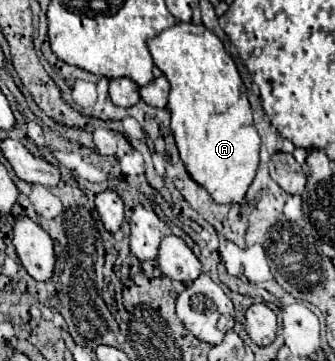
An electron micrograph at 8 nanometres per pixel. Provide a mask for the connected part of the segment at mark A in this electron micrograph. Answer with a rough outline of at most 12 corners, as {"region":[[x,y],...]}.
{"region":[[176,22],[148,42],[172,134],[216,204],[244,204],[260,136],[224,44]]}

